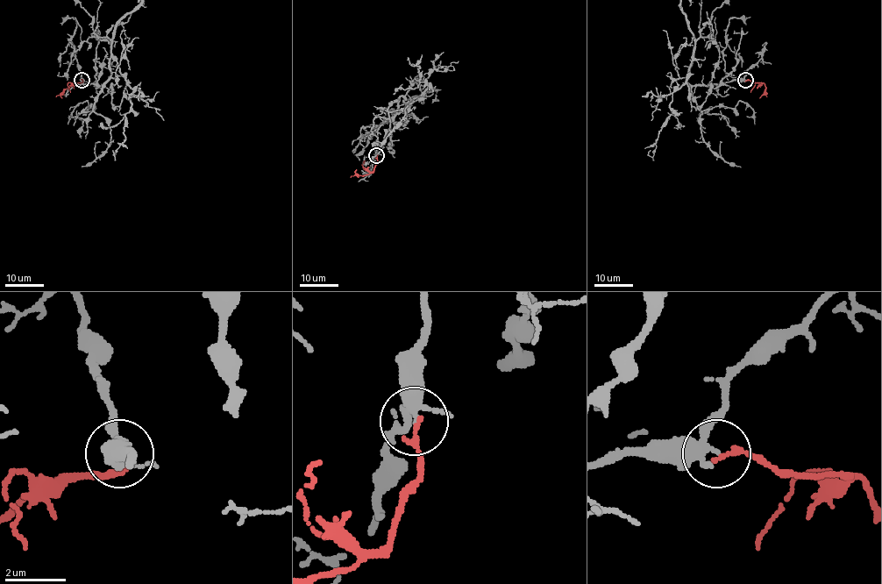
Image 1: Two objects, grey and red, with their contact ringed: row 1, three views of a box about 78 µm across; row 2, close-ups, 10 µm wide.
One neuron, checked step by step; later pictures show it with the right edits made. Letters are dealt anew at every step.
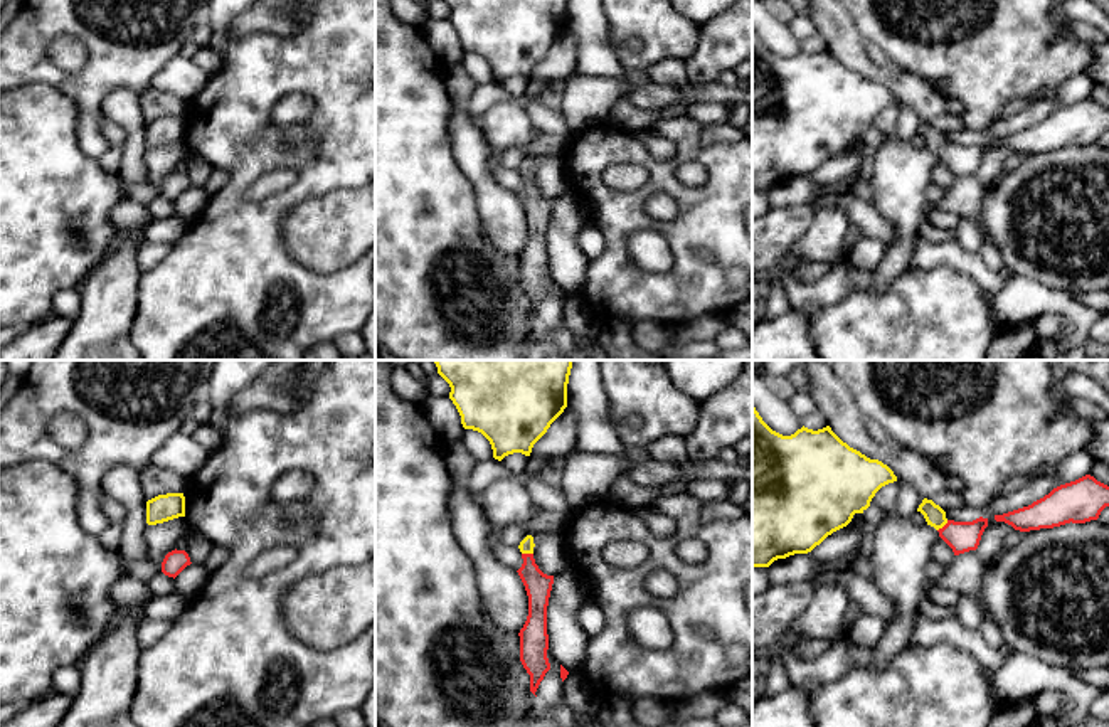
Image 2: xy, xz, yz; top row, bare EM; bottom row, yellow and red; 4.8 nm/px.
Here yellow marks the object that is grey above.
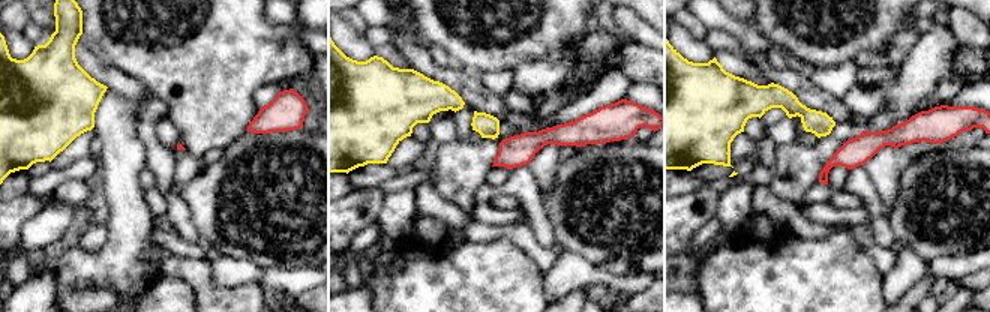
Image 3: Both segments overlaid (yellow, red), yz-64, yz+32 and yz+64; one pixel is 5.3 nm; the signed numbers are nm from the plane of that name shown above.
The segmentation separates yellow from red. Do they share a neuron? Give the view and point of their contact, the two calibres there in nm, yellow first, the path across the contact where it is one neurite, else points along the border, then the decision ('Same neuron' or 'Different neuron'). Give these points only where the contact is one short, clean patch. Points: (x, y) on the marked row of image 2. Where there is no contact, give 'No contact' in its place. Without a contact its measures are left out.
Touches yellow at yz (943, 525). Thickness 100 nm (yellow) against 150 nm. Path across: yz (934, 515), (943, 525), (961, 537). Same neuron

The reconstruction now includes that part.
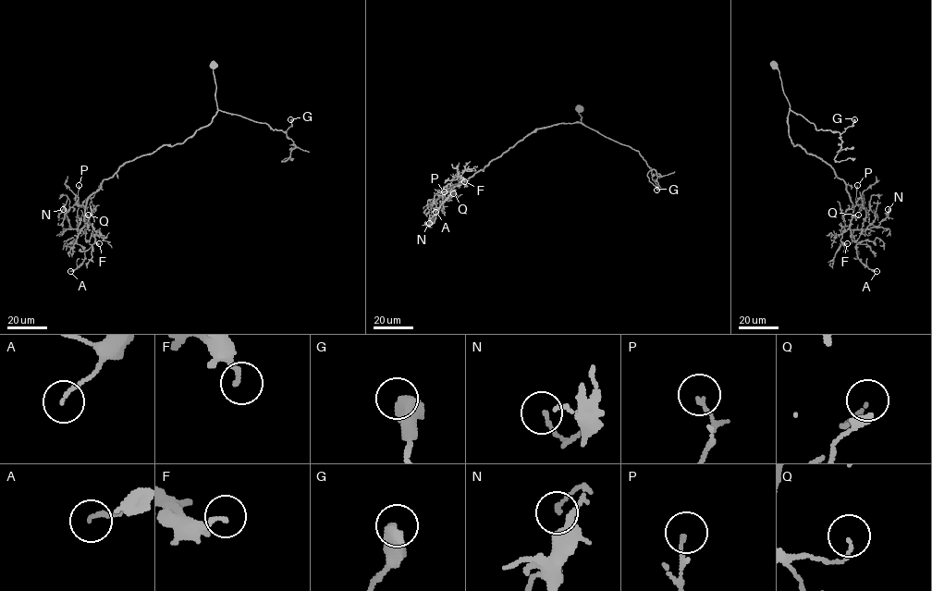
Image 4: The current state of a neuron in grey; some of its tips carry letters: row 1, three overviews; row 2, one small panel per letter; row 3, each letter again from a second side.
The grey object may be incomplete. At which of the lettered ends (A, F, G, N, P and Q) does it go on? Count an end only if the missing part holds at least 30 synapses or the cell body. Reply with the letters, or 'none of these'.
none of these

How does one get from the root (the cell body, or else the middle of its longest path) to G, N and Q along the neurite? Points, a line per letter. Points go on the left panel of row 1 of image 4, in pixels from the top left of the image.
G: (214, 65), (218, 110), (265, 122), (274, 129), (286, 133), (292, 126), (290, 119)
N: (214, 65), (217, 111), (209, 124), (104, 178), (86, 203), (80, 229), (70, 228), (63, 209)
Q: (214, 65), (217, 111), (212, 120), (181, 143), (163, 144), (126, 162), (88, 199), (88, 215)

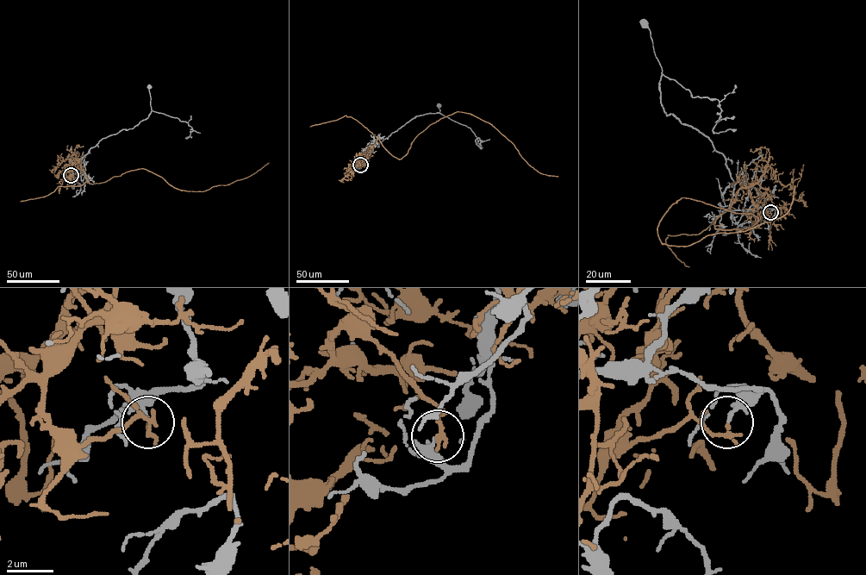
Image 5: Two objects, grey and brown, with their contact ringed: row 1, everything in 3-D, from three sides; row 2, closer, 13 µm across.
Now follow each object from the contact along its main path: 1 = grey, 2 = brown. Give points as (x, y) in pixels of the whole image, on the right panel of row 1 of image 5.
1: (770, 212), (732, 210), (733, 180), (725, 156), (703, 134), (664, 112), (662, 67), (644, 23)
2: (770, 212), (754, 184), (714, 227), (751, 227), (682, 197), (657, 234), (748, 230), (795, 185)

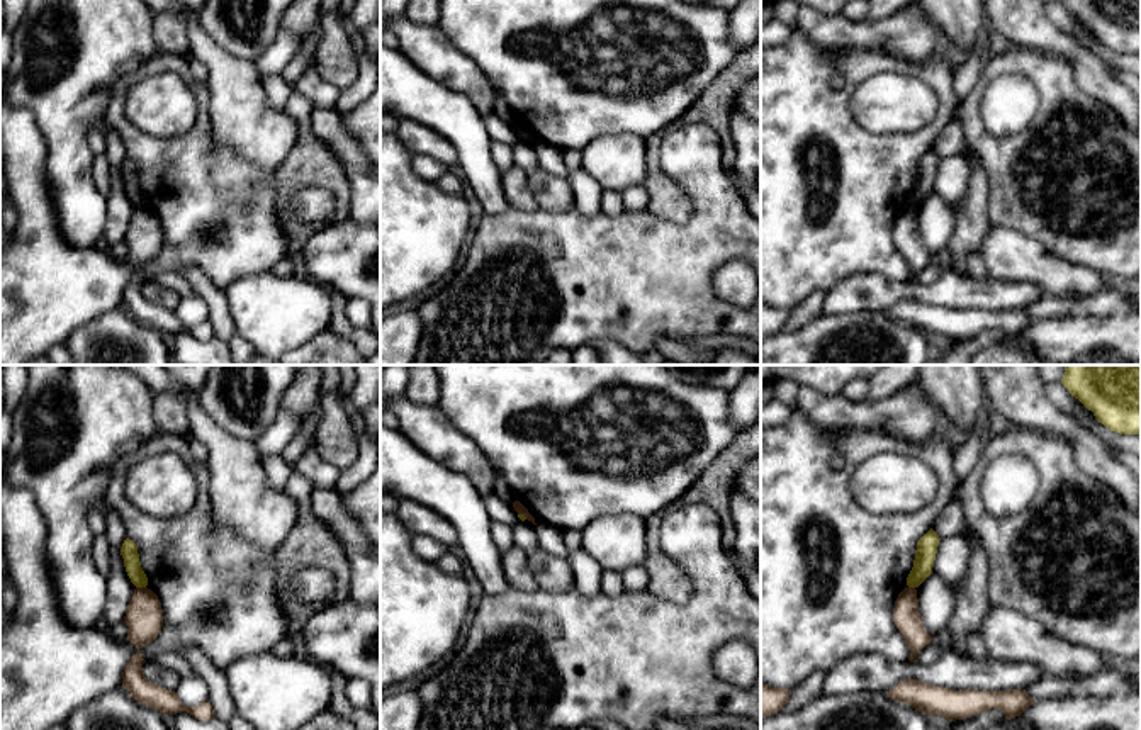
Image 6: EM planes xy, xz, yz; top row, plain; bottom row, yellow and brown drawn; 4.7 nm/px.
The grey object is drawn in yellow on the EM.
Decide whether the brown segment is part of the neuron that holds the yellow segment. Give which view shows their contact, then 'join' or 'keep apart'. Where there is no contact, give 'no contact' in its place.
meets yellow in xy; keep apart

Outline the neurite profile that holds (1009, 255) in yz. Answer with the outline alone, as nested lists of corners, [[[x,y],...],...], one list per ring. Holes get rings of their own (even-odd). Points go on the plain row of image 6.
[[[993,224],[988,227],[980,255],[990,277],[1029,282],[1044,295],[1075,300],[1110,287],[1110,280],[1099,272],[1068,263],[1034,238]]]

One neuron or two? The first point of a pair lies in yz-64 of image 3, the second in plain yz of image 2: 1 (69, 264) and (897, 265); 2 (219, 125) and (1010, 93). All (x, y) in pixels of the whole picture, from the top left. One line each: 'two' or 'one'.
1: one
2: one

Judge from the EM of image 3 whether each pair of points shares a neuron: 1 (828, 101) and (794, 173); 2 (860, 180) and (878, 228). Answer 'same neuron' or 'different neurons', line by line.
1: different neurons
2: same neuron

